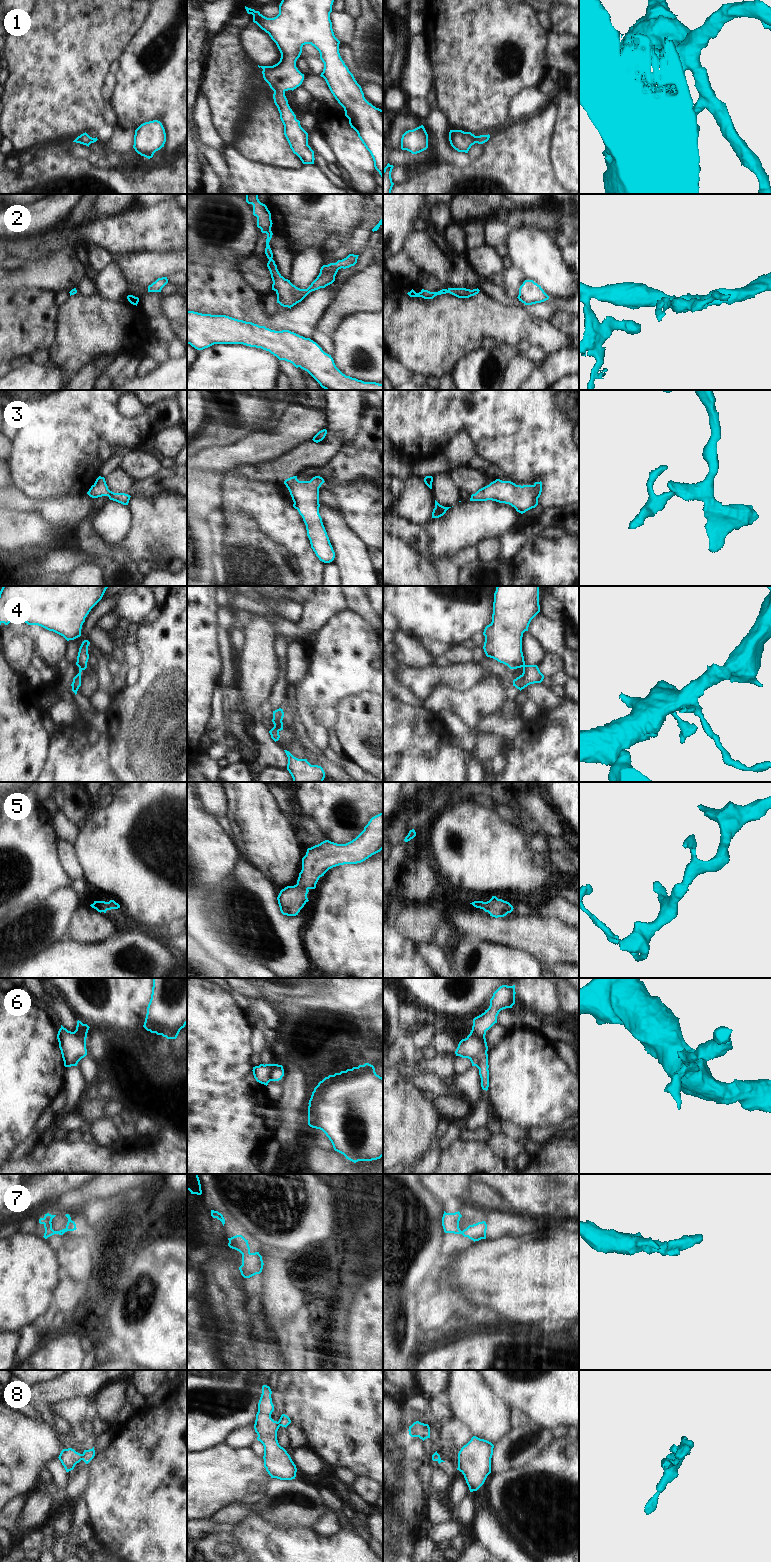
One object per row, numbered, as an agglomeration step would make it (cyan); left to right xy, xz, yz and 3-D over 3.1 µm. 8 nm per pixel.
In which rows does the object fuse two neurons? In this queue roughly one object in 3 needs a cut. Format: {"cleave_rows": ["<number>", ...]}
{"cleave_rows": ["4", "6", "8"]}

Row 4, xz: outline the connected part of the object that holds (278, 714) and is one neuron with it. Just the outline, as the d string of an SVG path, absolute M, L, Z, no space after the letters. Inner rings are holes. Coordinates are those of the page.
M279 708L273 711L272 722L274 726L276 726L280 731L283 730L283 722L282 722L283 717L284 717L283 709Z

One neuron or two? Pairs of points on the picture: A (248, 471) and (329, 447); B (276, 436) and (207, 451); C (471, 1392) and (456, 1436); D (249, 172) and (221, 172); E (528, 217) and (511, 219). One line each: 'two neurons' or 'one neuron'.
A: one neuron
B: one neuron
C: two neurons
D: two neurons
E: one neuron

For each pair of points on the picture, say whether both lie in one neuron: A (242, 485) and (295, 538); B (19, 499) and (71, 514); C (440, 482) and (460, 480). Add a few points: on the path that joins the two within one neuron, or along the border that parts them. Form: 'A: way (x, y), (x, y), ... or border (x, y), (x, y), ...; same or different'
A: way (255, 498), (282, 525); same
B: way (32, 505), (58, 512); same
C: border (448, 473), (459, 490); different

